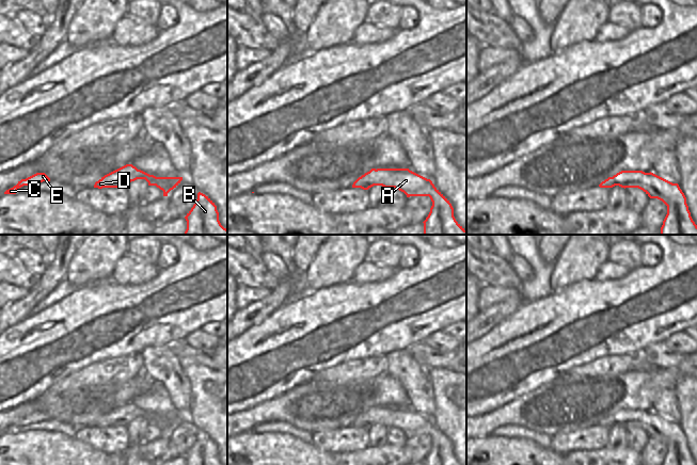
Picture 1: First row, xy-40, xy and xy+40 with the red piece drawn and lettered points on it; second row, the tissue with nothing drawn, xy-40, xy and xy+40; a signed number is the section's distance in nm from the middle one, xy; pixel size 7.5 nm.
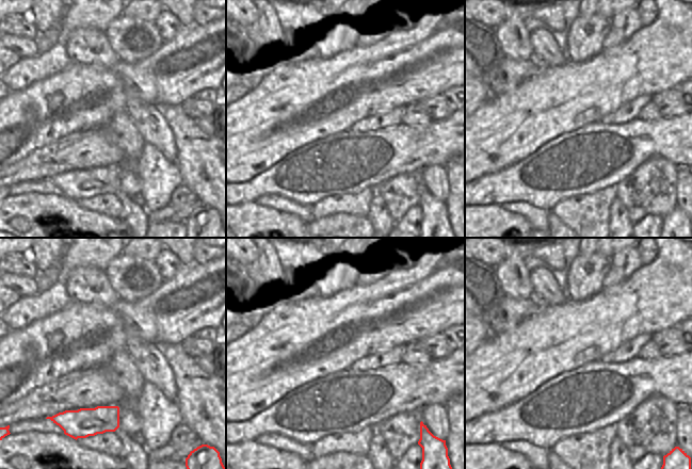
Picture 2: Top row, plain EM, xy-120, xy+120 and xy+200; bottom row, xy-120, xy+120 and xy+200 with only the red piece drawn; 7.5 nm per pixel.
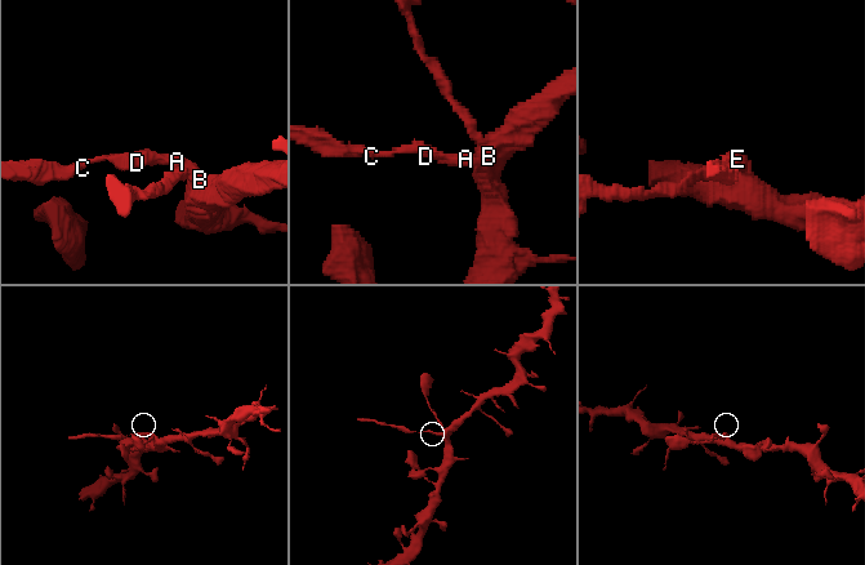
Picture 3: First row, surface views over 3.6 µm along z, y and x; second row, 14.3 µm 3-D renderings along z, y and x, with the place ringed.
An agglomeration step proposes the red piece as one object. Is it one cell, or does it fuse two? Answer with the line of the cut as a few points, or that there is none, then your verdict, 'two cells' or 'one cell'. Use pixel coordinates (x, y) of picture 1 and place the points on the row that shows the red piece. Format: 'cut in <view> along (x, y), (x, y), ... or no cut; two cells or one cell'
cut in xy along (375, 169), (365, 181), (365, 189); two cells

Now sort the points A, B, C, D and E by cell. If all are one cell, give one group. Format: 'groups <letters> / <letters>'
groups A B / C D E

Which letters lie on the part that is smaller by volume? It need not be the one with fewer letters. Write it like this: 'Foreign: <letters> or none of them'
Foreign: C, D, E

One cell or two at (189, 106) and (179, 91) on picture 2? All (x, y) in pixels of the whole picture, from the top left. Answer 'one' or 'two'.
two

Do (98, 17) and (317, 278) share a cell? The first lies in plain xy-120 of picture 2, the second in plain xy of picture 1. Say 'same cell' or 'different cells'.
same cell

